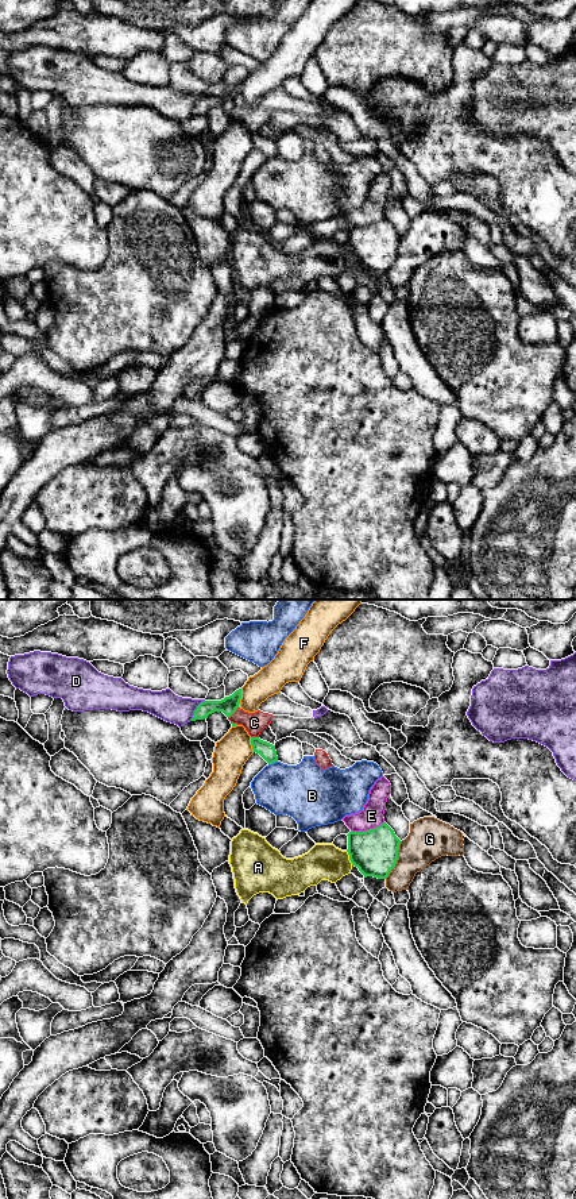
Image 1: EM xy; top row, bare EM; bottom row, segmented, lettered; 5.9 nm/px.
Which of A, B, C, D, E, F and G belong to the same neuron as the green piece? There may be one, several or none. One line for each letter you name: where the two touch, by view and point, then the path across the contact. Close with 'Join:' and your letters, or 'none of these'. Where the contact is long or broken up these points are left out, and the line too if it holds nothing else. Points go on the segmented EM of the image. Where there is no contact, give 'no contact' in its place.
Join: none of these

